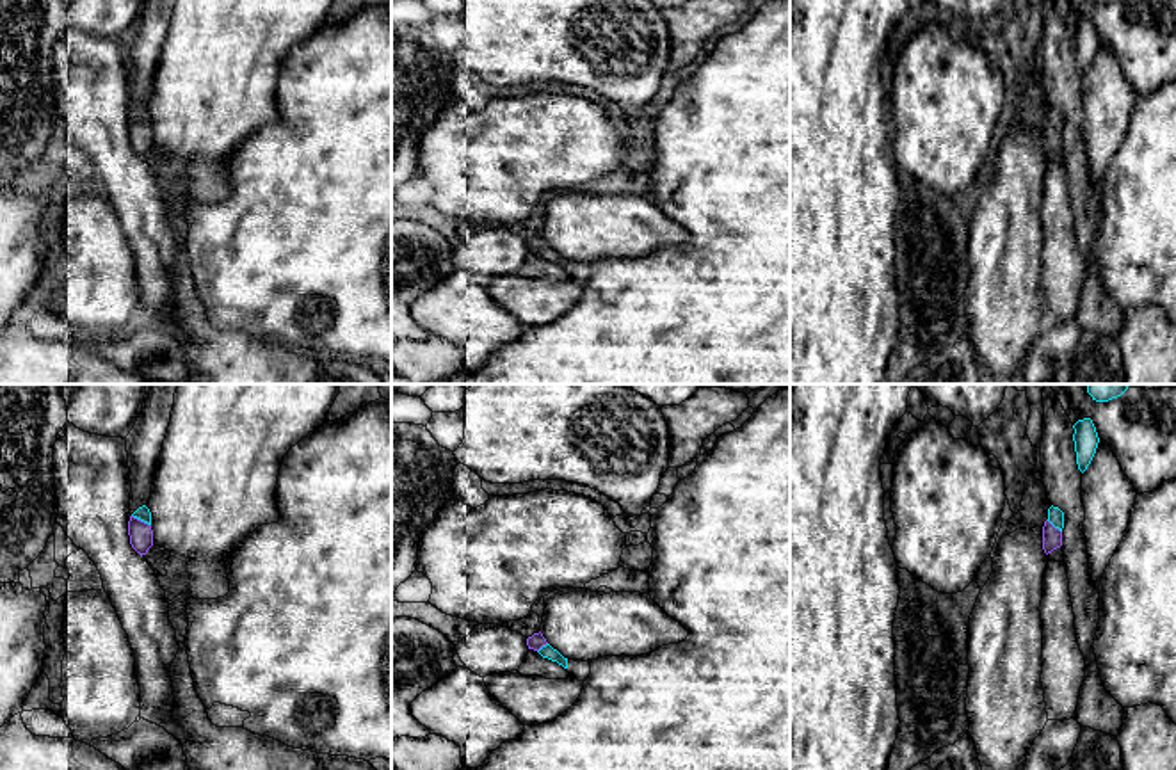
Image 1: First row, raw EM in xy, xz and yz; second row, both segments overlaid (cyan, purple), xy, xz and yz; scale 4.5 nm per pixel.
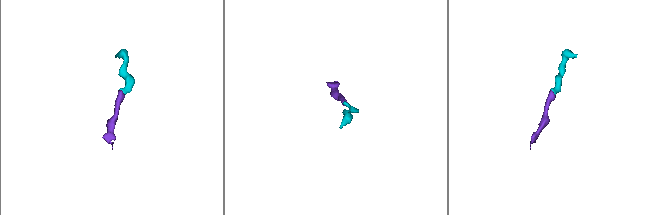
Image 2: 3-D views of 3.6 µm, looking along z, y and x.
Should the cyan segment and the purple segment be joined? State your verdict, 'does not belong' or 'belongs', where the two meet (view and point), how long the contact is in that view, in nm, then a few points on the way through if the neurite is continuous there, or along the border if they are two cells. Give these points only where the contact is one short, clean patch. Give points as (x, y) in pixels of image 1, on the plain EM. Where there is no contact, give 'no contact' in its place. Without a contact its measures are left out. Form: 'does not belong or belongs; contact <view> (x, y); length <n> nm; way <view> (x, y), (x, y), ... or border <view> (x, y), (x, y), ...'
belongs; contact xy (141, 121); length 100 nm; way xy (143, 114), (141, 121), (141, 137)

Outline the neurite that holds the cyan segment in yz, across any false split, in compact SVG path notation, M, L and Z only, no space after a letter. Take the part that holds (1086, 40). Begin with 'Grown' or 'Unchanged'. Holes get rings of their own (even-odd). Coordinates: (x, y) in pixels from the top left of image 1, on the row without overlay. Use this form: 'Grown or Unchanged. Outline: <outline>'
Unchanged. Outline: M1091 20L1078 21L1073 30L1076 66L1078 71L1083 75L1096 55L1099 39Z

